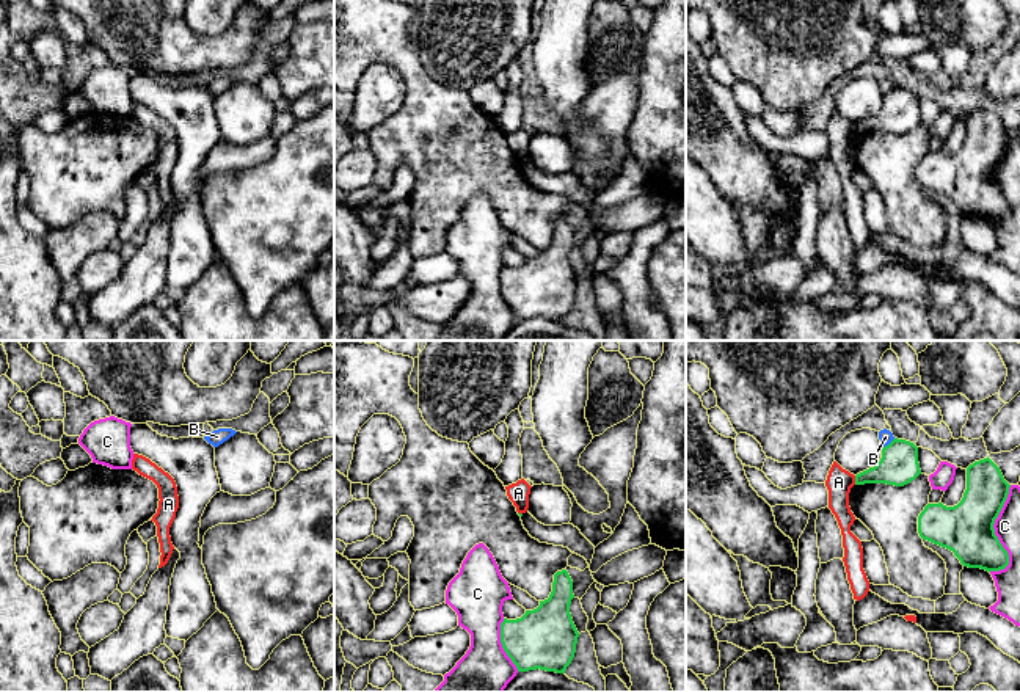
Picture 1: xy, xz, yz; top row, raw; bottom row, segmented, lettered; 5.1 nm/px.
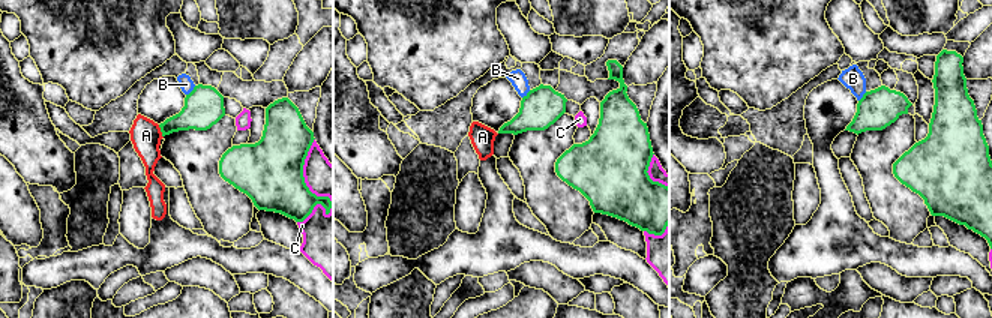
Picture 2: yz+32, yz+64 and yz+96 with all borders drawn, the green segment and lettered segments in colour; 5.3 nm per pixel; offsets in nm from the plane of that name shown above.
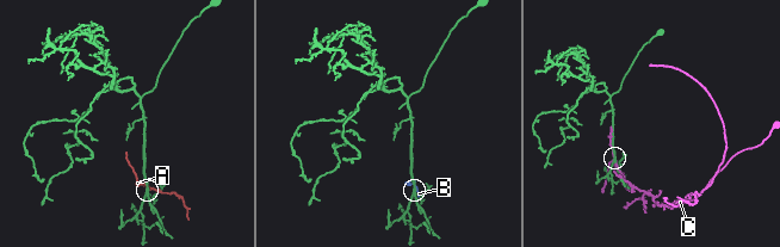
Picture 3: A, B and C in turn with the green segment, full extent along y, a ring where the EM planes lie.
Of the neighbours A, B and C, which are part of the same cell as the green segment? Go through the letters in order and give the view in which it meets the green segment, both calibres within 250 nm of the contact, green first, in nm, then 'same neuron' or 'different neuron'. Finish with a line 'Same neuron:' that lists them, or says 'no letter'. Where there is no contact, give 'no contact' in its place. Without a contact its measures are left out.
A: contact in yz; calibres 200 and 130 nm; different neuron
B: contact in yz; calibres 200 and 70 nm; different neuron
C: contact in yz; calibres 280 and 130 nm; different neuron
Same neuron: no letter

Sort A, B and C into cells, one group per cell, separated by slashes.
A / B / C

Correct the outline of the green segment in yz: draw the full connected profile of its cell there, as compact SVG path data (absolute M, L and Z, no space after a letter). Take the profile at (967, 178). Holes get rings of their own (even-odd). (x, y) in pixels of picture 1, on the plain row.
M987 105L967 116L967 138L954 155L927 152L918 165L923 188L954 201L964 215L1000 220L1009 202L995 184L998 166L1011 133Z

